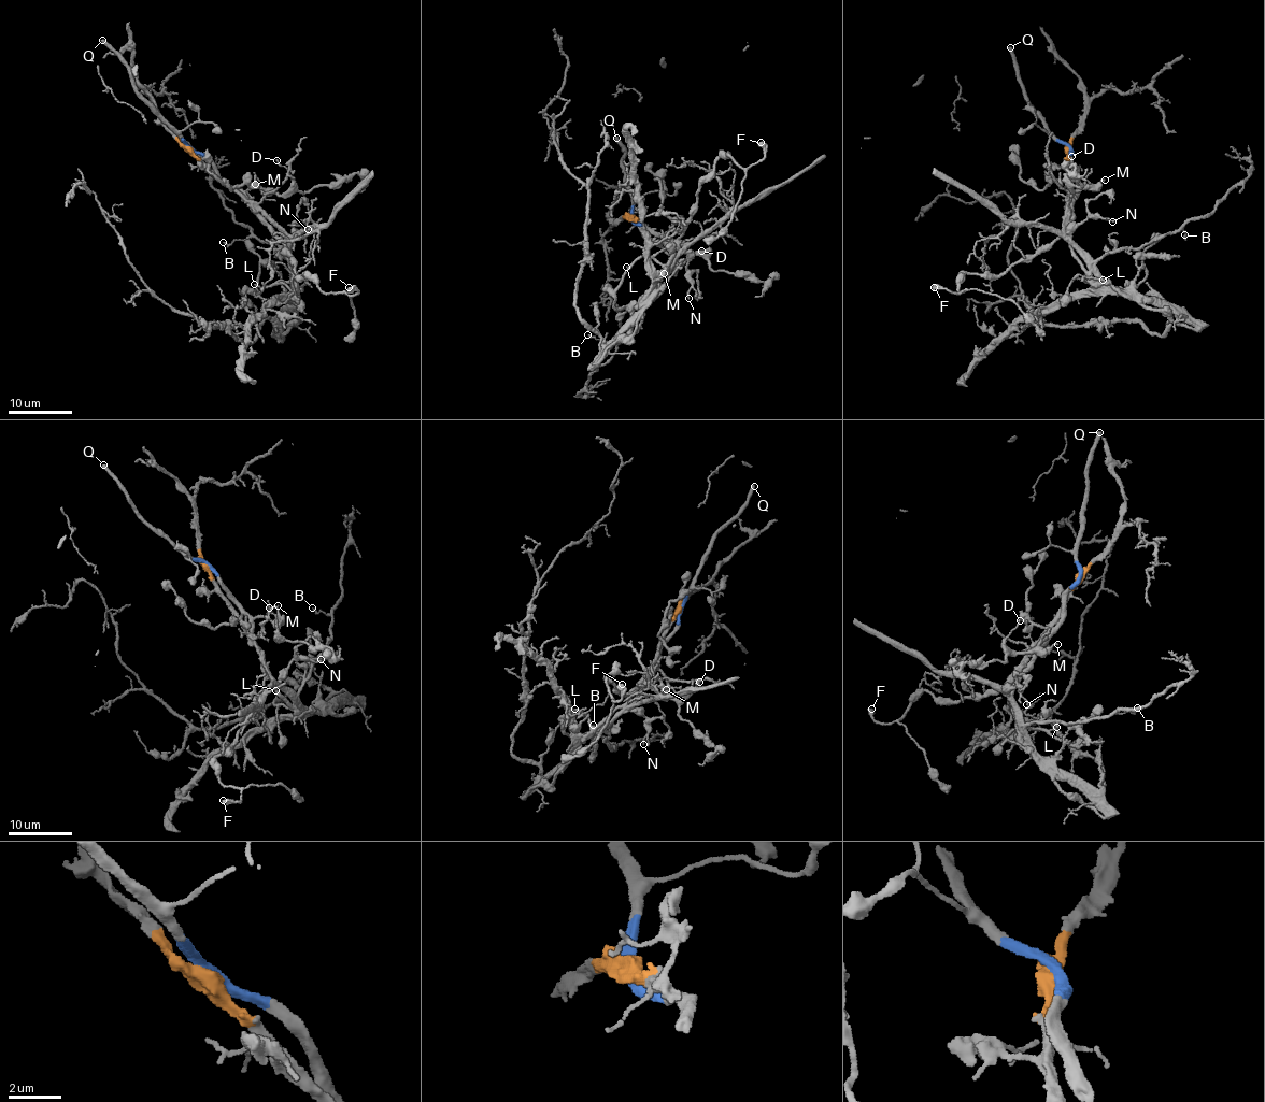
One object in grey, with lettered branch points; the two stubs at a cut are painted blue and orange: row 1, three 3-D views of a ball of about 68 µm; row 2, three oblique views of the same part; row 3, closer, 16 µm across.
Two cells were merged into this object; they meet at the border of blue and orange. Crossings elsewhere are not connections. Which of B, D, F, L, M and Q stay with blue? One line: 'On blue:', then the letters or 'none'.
On blue: D, F, L, M, Q

